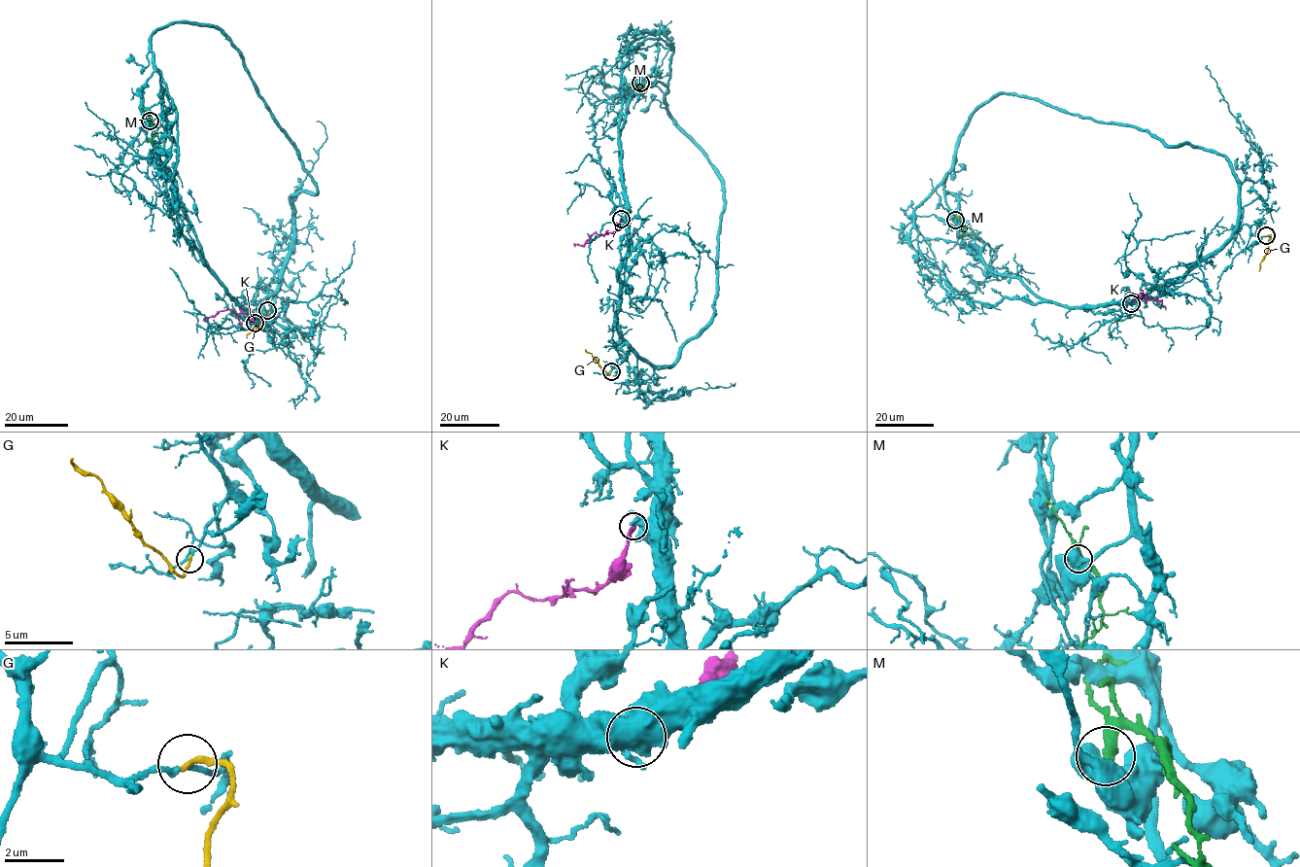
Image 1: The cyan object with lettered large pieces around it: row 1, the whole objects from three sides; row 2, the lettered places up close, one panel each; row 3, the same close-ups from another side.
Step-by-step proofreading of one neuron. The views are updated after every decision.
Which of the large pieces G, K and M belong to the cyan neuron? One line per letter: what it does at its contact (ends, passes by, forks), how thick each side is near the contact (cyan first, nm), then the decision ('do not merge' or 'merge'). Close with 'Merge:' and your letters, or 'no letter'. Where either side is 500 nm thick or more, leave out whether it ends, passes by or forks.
G: it ends; calibres 150 and 220 nm; merge
K: it ends; calibres 220 and 260 nm; merge
M: calibres 650 and 400 nm; do not merge
Merge: G, K

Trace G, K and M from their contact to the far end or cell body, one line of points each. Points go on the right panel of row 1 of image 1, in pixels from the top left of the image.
G: (1266, 235), (1271, 238), (1259, 271)
K: (1131, 303), (1146, 294), (1147, 298), (1161, 300), (1165, 306)
M: (955, 220), (958, 217), (963, 225), (964, 235), (961, 237)

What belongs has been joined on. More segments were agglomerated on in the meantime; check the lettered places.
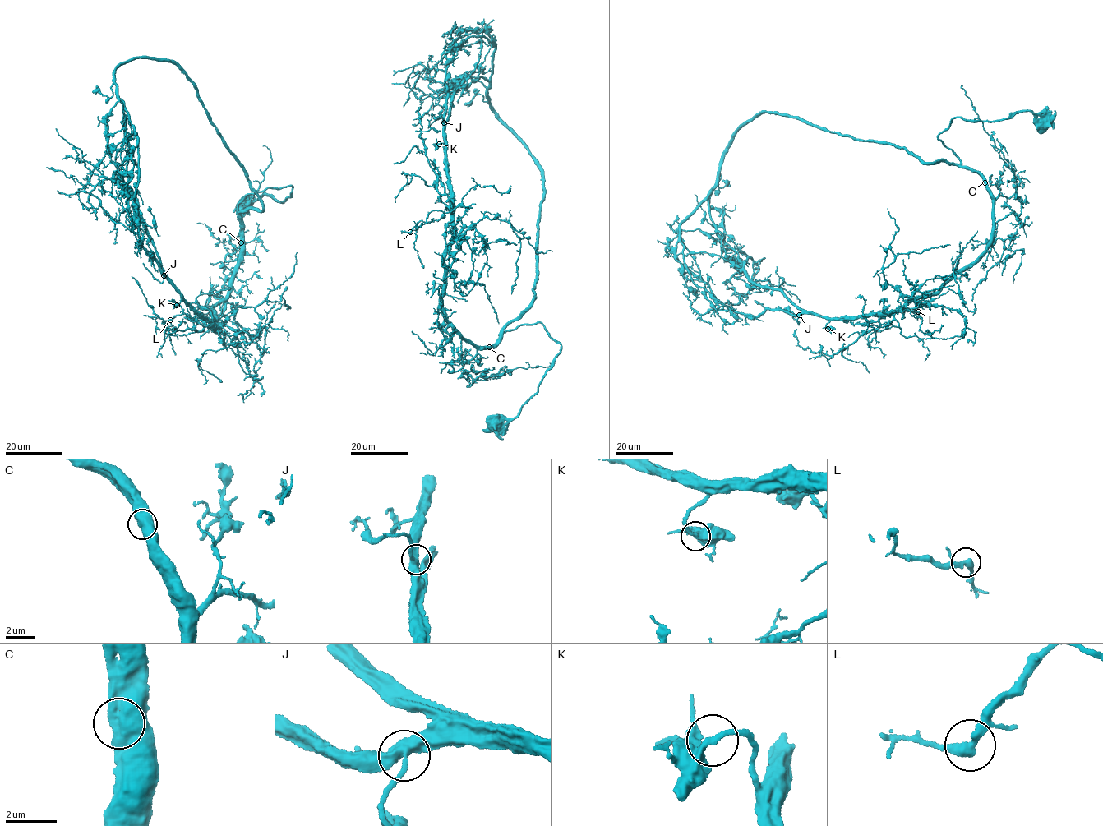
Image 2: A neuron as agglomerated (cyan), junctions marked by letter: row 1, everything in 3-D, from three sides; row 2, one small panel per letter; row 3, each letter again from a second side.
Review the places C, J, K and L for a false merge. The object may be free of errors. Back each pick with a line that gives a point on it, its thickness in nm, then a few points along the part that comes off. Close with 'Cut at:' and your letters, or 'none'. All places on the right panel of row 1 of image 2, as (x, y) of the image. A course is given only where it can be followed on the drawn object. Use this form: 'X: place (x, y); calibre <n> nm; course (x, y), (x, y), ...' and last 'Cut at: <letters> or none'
Cut at: none

